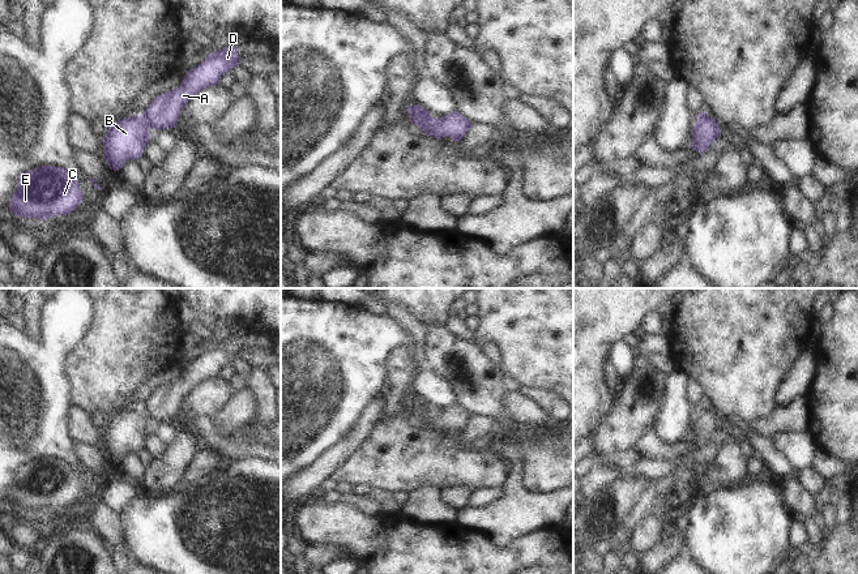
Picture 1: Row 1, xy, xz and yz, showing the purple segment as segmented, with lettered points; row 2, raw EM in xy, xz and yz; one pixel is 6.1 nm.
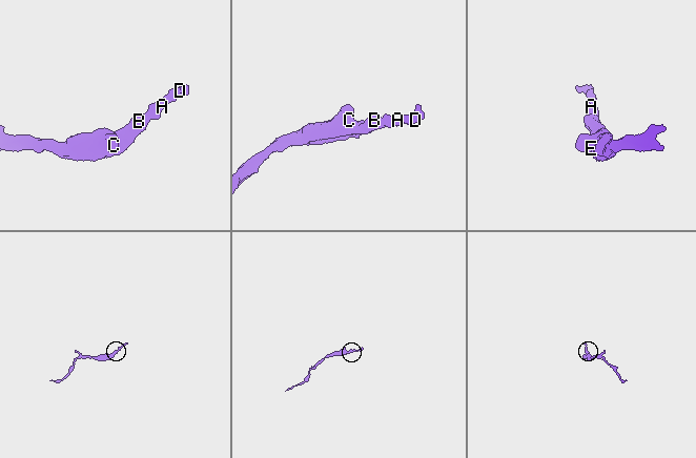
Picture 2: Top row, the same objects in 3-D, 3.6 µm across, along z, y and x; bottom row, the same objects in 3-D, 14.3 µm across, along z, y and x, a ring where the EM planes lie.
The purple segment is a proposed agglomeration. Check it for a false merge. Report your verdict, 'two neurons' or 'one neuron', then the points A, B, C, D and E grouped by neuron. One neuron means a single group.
one neuron; A B C D E

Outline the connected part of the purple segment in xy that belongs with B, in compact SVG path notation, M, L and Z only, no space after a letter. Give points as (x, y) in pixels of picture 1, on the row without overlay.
M234 335L222 343L208 346L205 354L183 369L179 380L157 387L141 408L132 407L110 417L102 430L107 458L119 463L129 451L142 449L150 421L175 420L182 399L193 386L208 378L215 378L222 367L239 357L240 351Z

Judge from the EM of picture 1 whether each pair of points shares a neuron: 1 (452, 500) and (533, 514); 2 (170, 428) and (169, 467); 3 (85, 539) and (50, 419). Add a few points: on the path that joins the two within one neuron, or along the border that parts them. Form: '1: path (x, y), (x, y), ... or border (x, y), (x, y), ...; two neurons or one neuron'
1: border (465, 505), (457, 512); two neurons
2: border (178, 427), (175, 438), (166, 446); two neurons
3: border (69, 521), (72, 522); two neurons

